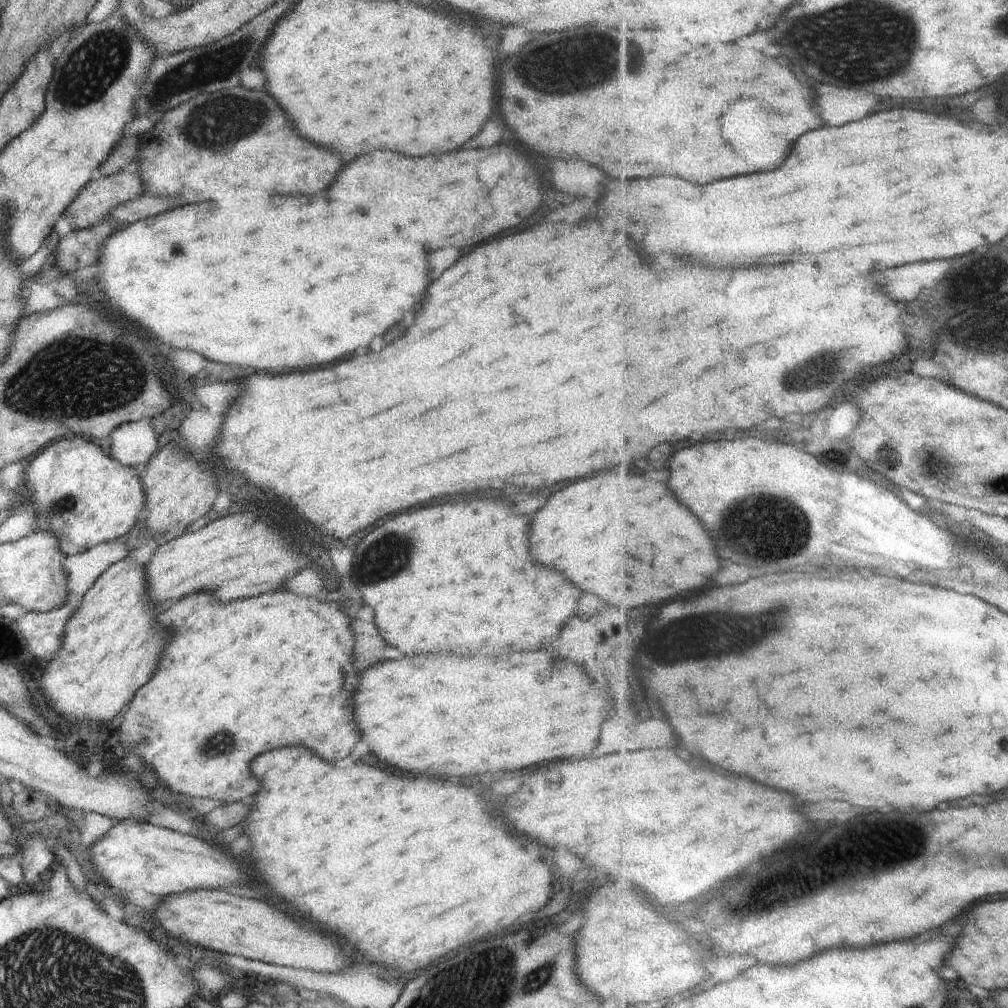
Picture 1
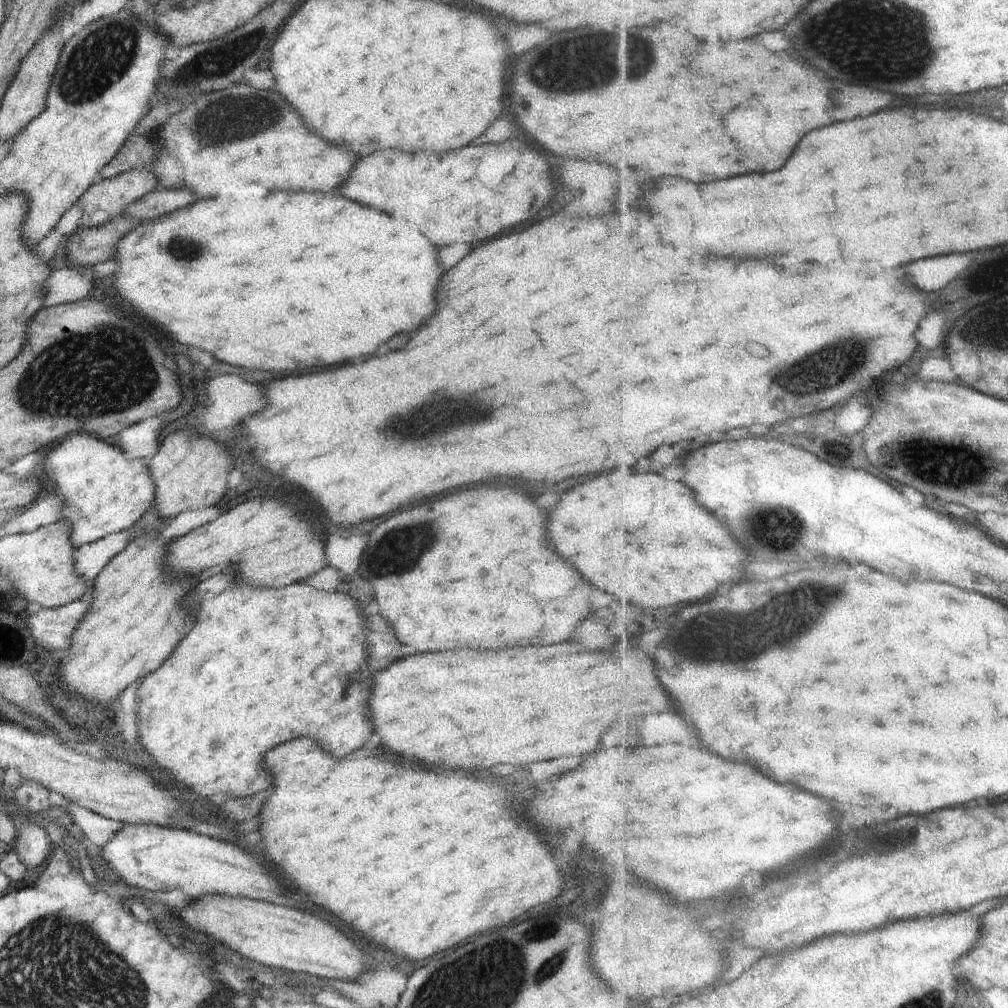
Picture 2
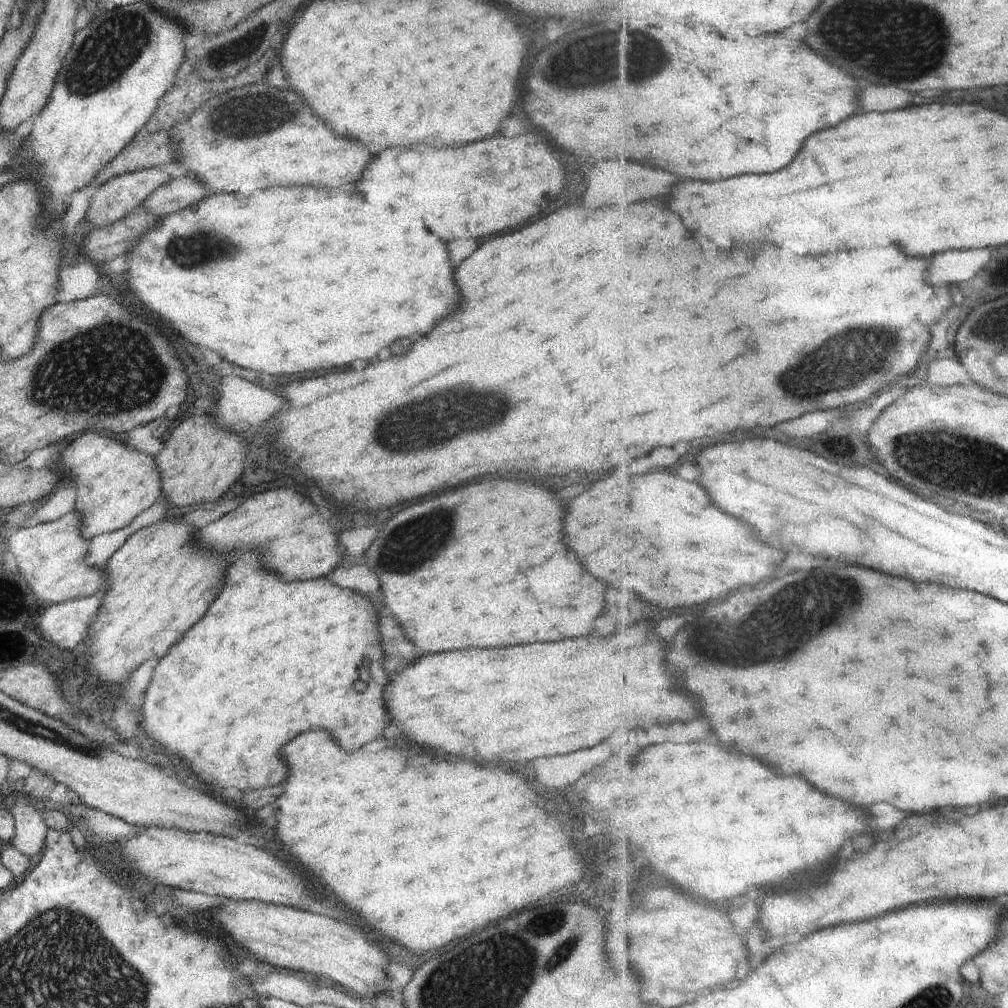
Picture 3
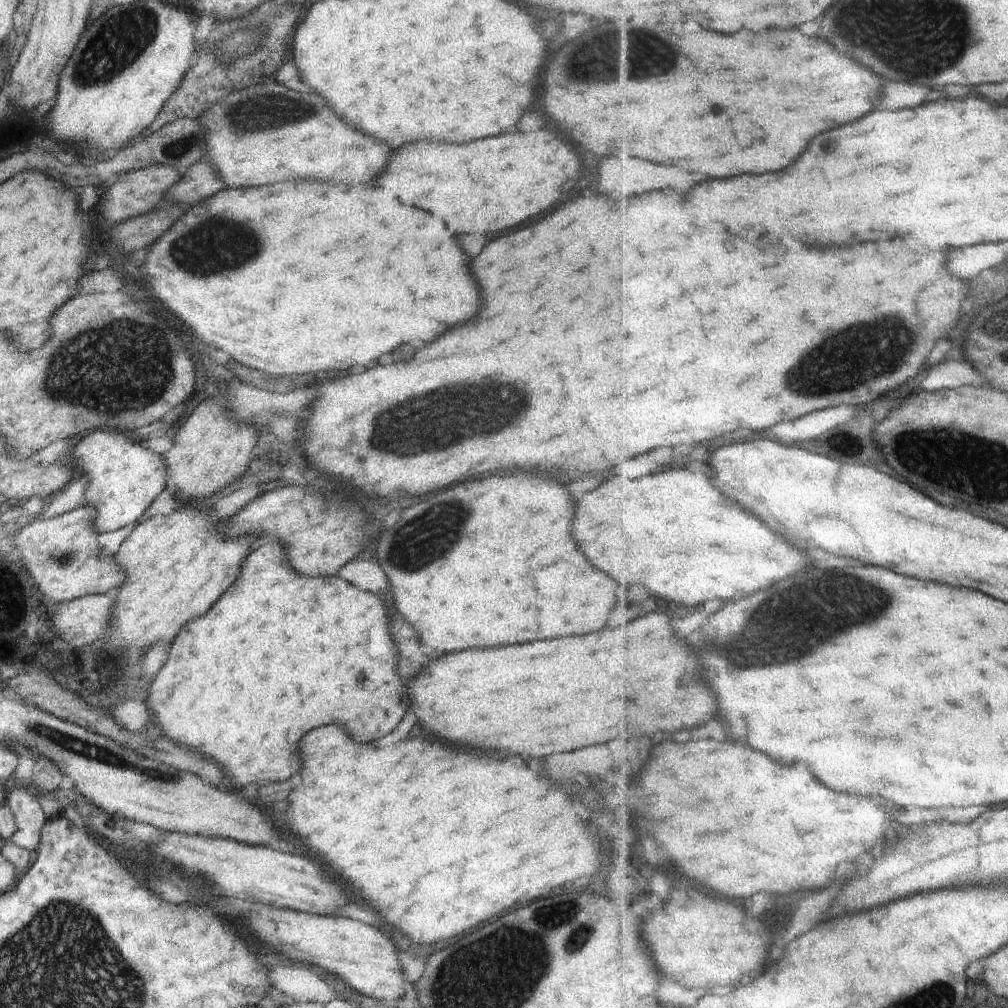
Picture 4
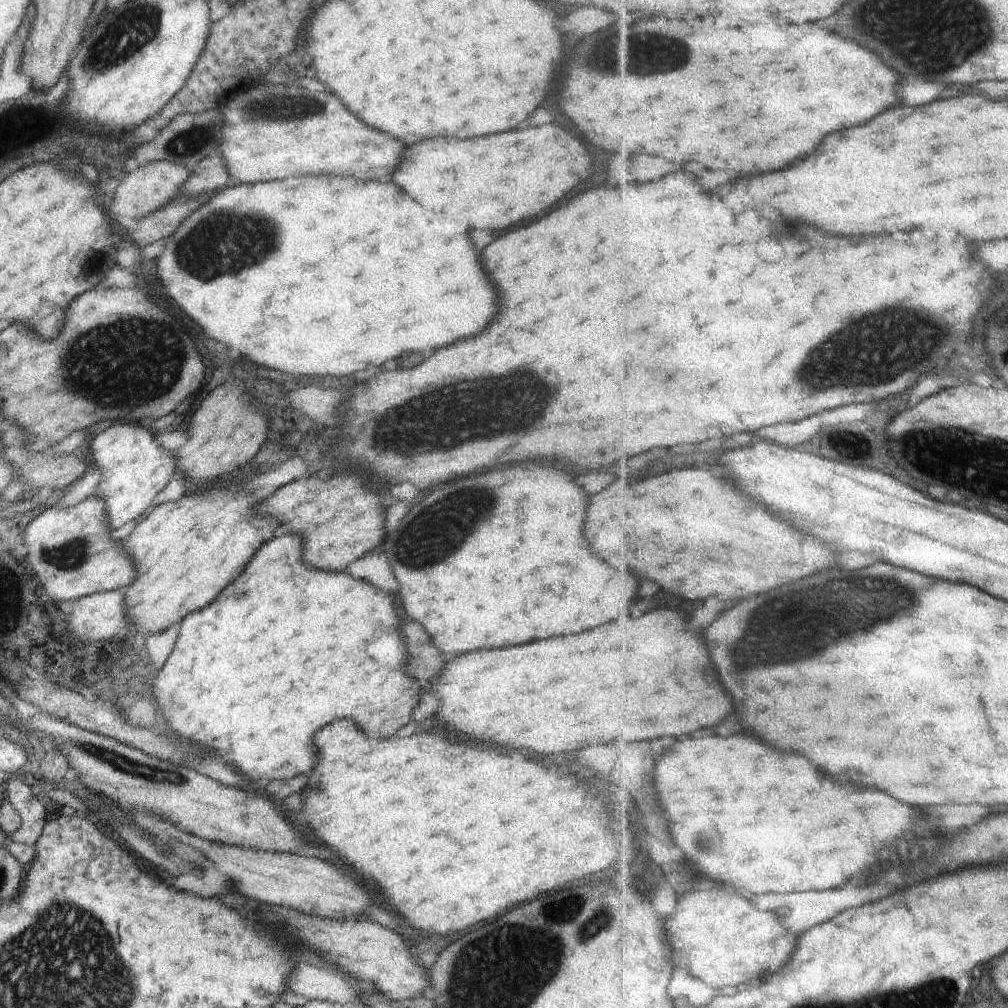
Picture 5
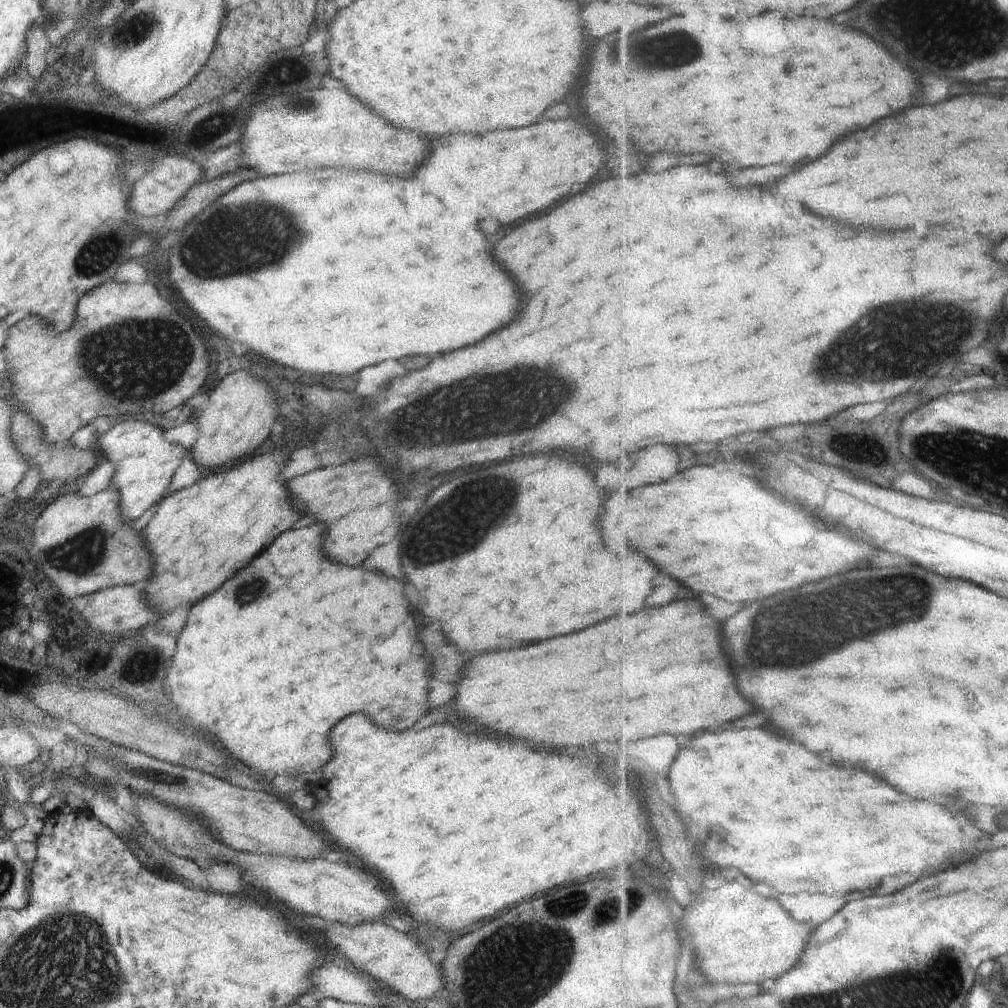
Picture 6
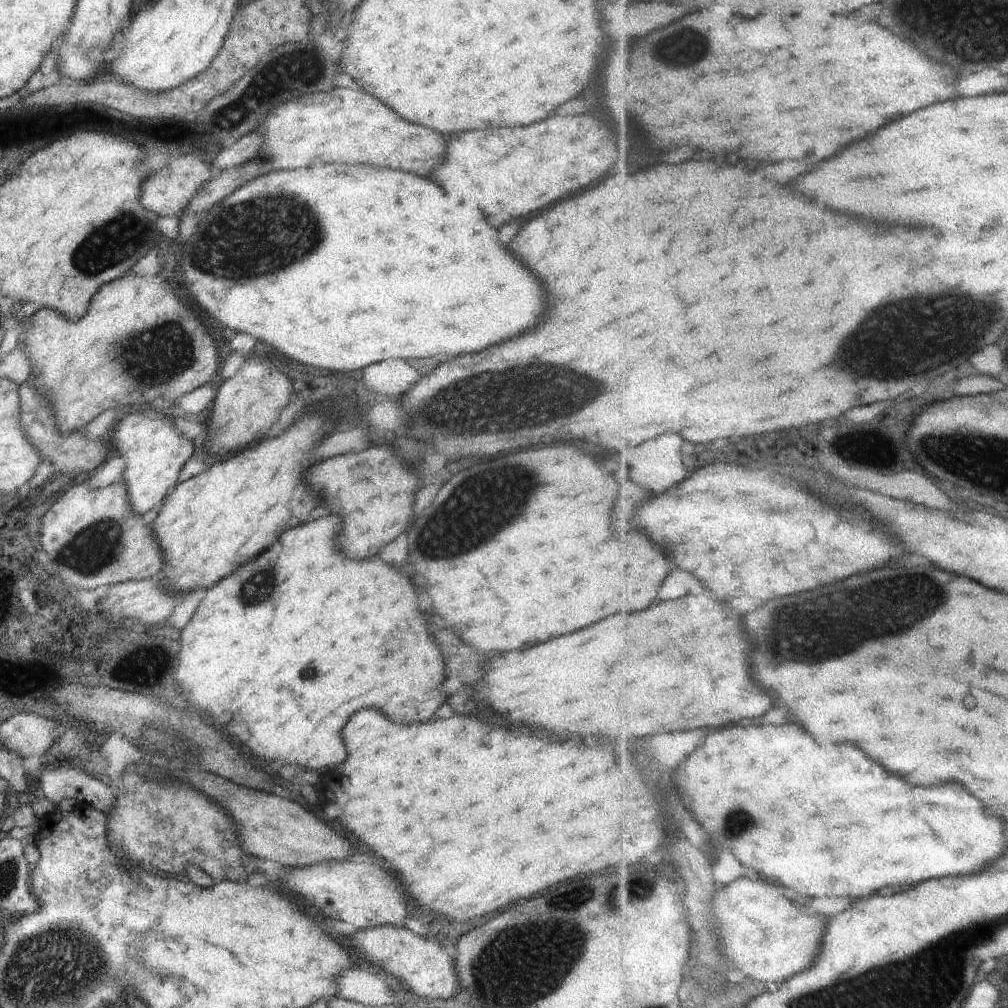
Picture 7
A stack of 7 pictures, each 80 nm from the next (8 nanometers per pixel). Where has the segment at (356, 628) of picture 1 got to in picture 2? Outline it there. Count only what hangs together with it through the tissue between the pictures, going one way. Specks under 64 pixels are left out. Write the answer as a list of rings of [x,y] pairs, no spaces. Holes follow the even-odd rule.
[[[374,614],[369,618],[378,622],[378,626],[374,626],[374,622],[366,624],[368,626],[368,634],[366,634],[366,656],[368,658],[366,658],[366,662],[372,670],[386,668],[388,664],[392,664],[396,660],[408,659],[419,654],[414,652],[412,648],[402,646],[400,642],[396,642],[393,630],[382,620],[380,614]],[[376,630],[380,630],[380,632],[376,632]]]

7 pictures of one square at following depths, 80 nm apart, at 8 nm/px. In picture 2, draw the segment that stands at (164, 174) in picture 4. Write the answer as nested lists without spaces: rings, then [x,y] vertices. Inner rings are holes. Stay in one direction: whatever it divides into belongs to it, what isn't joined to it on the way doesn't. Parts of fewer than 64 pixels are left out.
[[[150,168],[131,170],[112,179],[98,179],[80,199],[82,210],[84,210],[84,216],[80,220],[80,228],[96,228],[110,222],[112,218],[122,215],[126,206],[130,206],[136,200],[140,200],[159,187],[158,178],[154,176]]]

